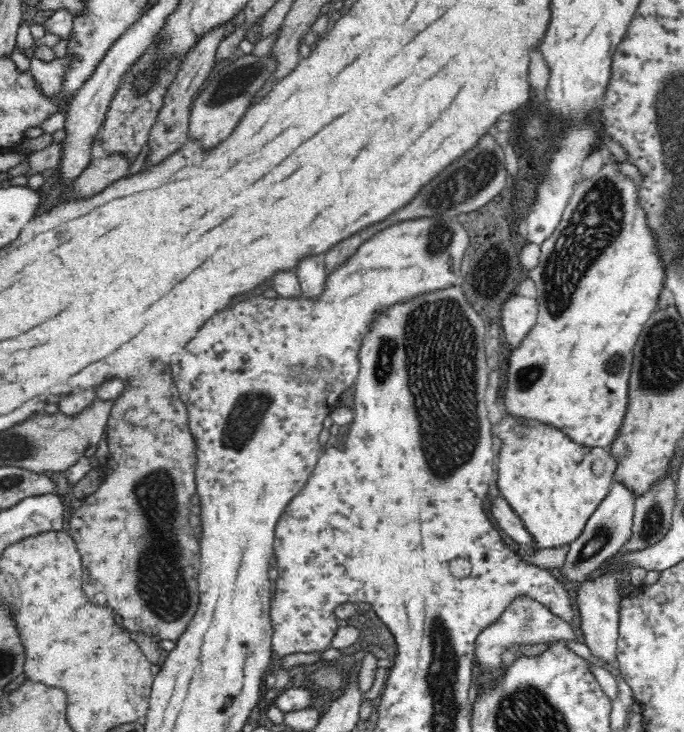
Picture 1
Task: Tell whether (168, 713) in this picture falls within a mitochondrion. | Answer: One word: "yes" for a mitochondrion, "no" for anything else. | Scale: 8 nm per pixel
no

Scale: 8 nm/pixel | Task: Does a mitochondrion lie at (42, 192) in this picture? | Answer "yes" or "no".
no

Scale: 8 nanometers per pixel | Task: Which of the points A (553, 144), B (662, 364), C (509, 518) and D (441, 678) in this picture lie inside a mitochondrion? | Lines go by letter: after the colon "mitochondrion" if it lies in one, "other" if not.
A: other
B: mitochondrion
C: other
D: mitochondrion

